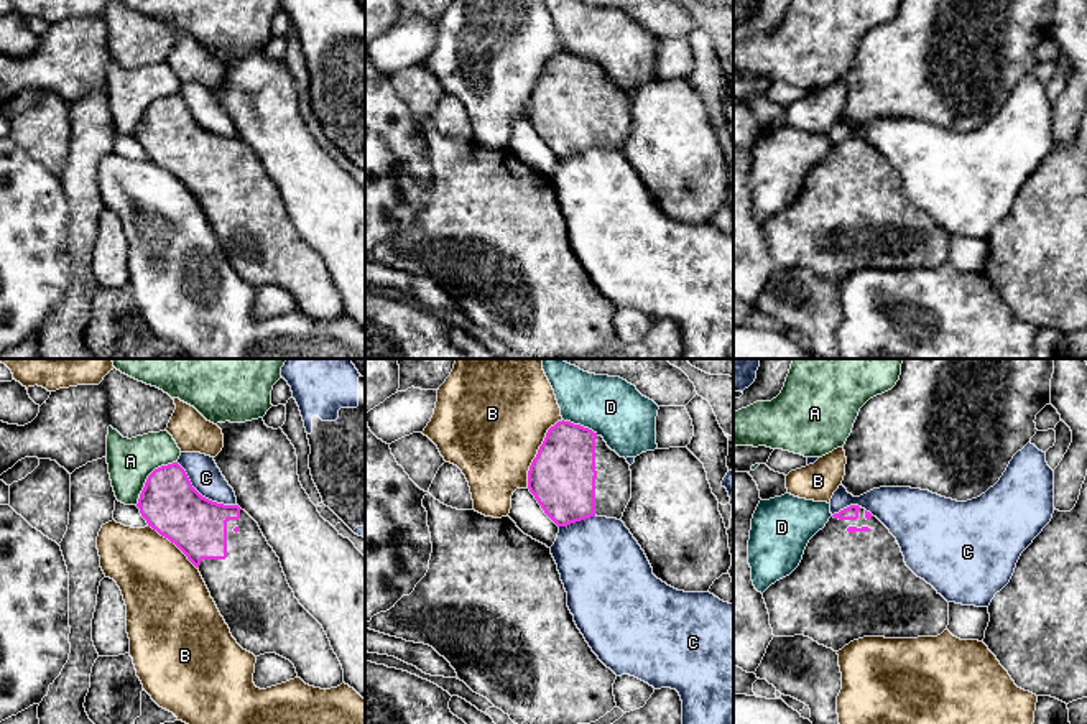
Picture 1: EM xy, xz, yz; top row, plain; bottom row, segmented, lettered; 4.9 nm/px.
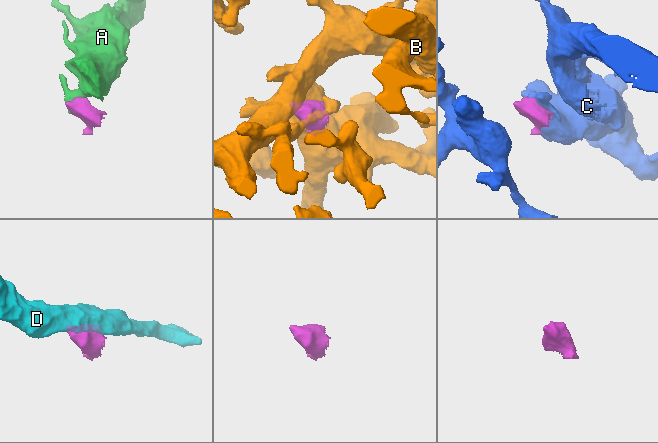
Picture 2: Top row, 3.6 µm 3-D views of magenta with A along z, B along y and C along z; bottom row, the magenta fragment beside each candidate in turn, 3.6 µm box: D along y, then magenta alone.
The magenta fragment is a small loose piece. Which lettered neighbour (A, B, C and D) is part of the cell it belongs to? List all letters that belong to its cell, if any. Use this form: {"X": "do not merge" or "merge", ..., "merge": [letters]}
{"A": "do not merge", "B": "do not merge", "C": "do not merge", "D": "do not merge", "merge": []}

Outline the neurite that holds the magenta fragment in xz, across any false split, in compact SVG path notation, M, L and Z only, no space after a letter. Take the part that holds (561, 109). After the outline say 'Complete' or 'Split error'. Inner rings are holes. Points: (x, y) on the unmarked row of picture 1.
M562 51L548 61L530 97L528 120L557 158L595 146L622 151L631 102L602 67Z. Split error

